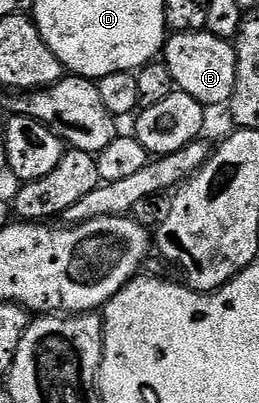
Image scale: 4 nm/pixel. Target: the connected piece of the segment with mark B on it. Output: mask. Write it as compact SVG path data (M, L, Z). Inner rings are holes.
M207 29L173 34L164 44L162 59L168 64L170 77L174 77L177 88L204 104L205 108L223 108L232 98L234 81L238 77L238 61L231 42L219 39Z

